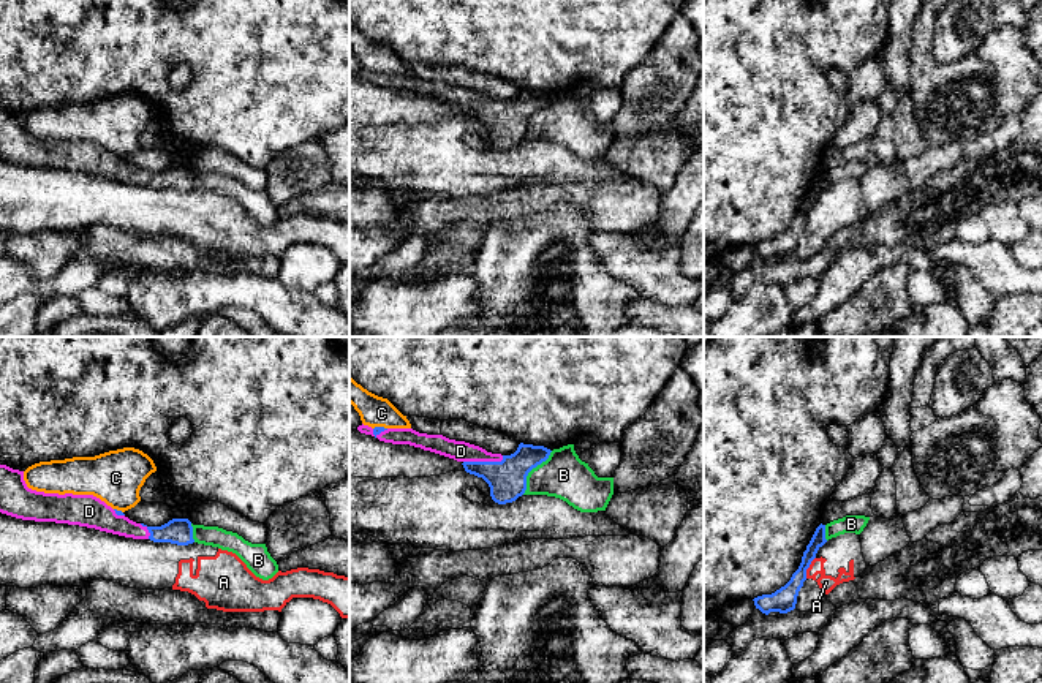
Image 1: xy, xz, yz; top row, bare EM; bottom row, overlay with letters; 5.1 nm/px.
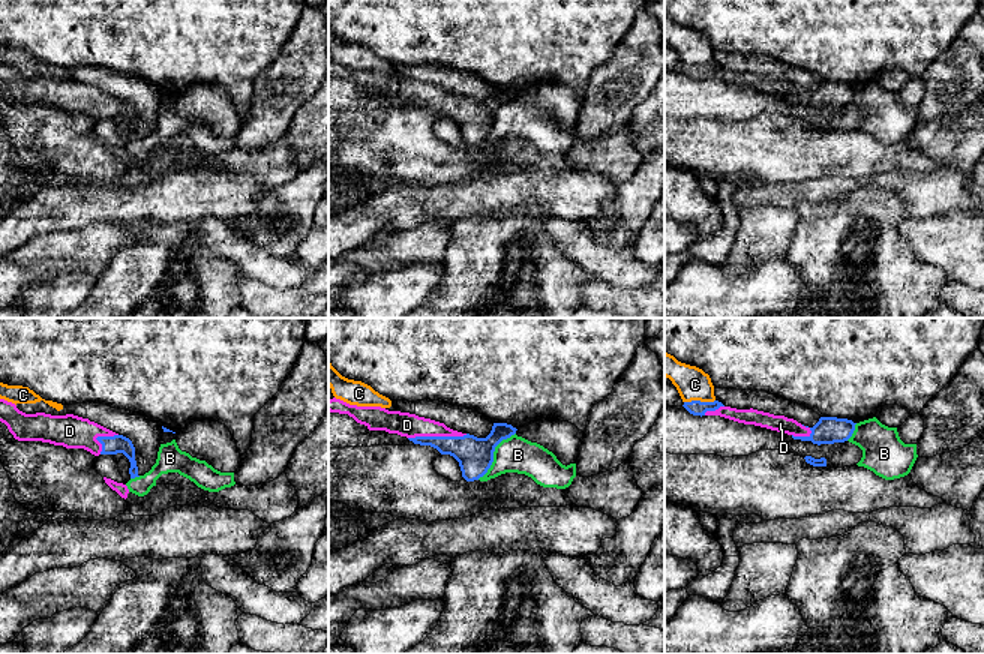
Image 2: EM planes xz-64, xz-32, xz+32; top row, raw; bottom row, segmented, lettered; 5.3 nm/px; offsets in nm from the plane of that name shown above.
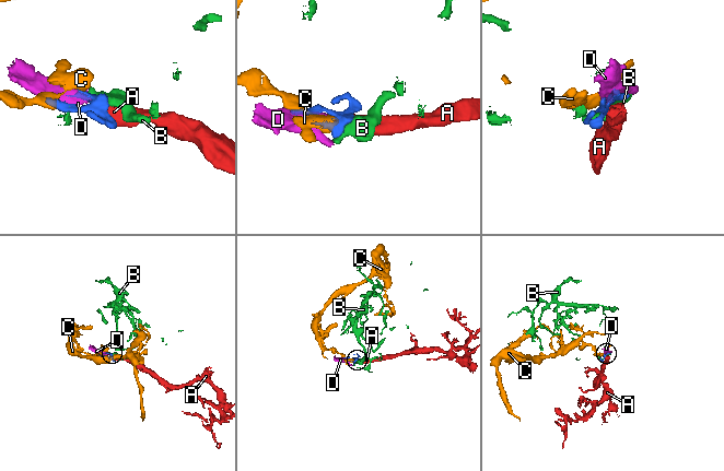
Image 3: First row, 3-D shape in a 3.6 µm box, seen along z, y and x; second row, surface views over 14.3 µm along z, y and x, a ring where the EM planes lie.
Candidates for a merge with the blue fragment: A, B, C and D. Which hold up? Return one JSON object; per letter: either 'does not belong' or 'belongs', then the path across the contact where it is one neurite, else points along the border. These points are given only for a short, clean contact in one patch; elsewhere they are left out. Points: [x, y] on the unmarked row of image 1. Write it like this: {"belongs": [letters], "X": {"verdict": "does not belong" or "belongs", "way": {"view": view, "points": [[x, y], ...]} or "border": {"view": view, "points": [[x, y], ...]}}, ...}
{"belongs": ["D"], "A": {"verdict": "does not belong", "border": {"view": "yz", "points": [[815, 203], [805, 223]]}}, "B": {"verdict": "does not belong", "border": {"view": "xz", "points": [[552, 97], [528, 119], [527, 135], [522, 139]]}}, "C": {"verdict": "does not belong"}, "D": {"verdict": "belongs"}}

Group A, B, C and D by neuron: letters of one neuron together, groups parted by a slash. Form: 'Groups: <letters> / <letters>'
Groups: A / B / C / D

